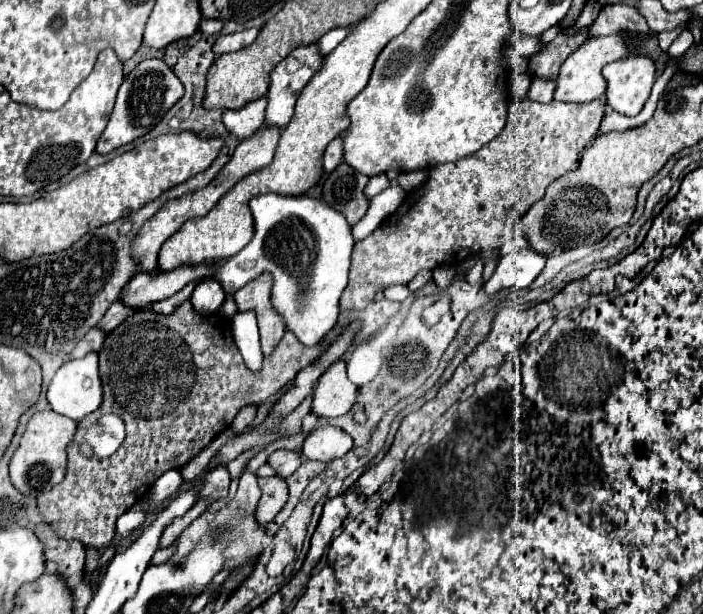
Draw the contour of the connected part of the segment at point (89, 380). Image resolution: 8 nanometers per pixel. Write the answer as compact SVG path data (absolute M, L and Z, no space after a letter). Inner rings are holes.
M87 353L81 359L71 359L63 363L47 389L47 401L53 411L73 421L81 421L85 415L95 411L101 405L101 379L97 371L97 353Z

